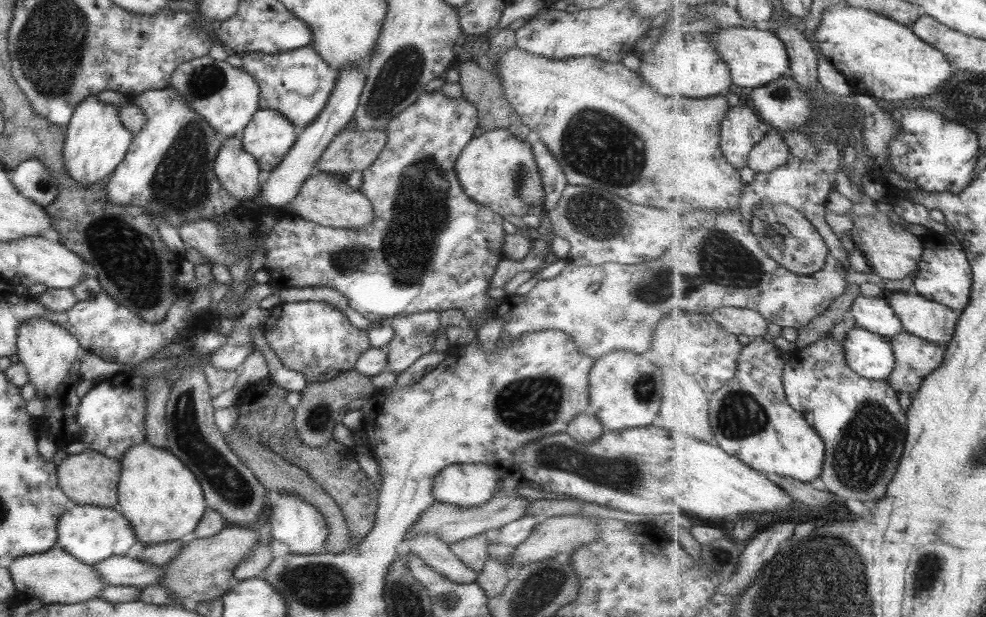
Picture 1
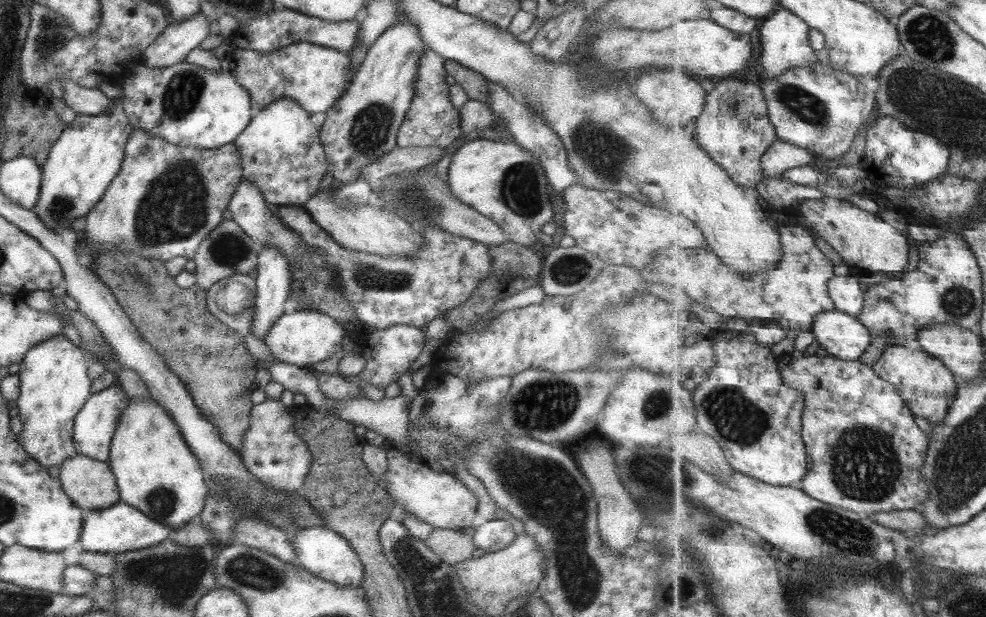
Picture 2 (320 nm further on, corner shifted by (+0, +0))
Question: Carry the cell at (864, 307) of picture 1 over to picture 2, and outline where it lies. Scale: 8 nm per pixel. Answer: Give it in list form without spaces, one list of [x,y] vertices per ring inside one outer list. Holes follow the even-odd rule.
[[[851,274],[833,277],[828,287],[837,310],[856,317],[861,314],[864,309],[865,291],[856,277]]]

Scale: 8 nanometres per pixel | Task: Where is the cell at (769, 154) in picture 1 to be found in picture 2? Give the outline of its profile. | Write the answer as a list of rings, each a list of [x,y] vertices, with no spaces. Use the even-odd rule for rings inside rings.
[[[778,138],[762,157],[762,166],[766,177],[782,178],[787,170],[807,166],[816,158],[811,151]]]

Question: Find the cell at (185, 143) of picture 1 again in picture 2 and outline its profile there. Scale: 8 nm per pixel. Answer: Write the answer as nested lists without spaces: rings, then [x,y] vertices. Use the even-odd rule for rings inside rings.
[[[135,128],[128,136],[123,154],[117,174],[109,182],[97,204],[80,222],[84,246],[74,247],[78,261],[93,271],[90,266],[94,260],[92,252],[96,252],[98,248],[127,250],[141,258],[152,260],[166,261],[177,256],[192,260],[199,243],[223,220],[223,210],[240,181],[242,168],[235,146],[228,143],[212,150],[179,147]]]

